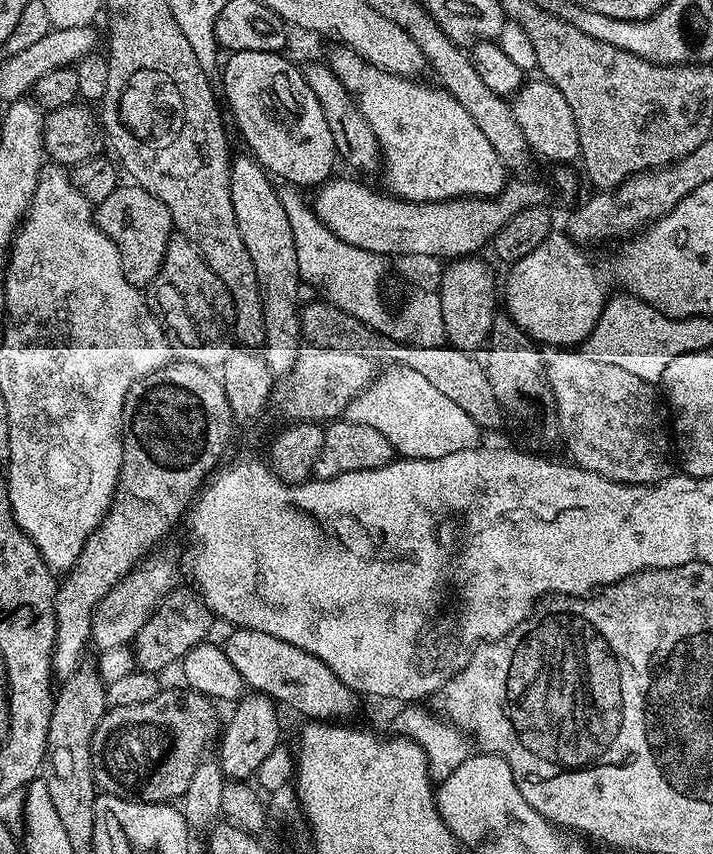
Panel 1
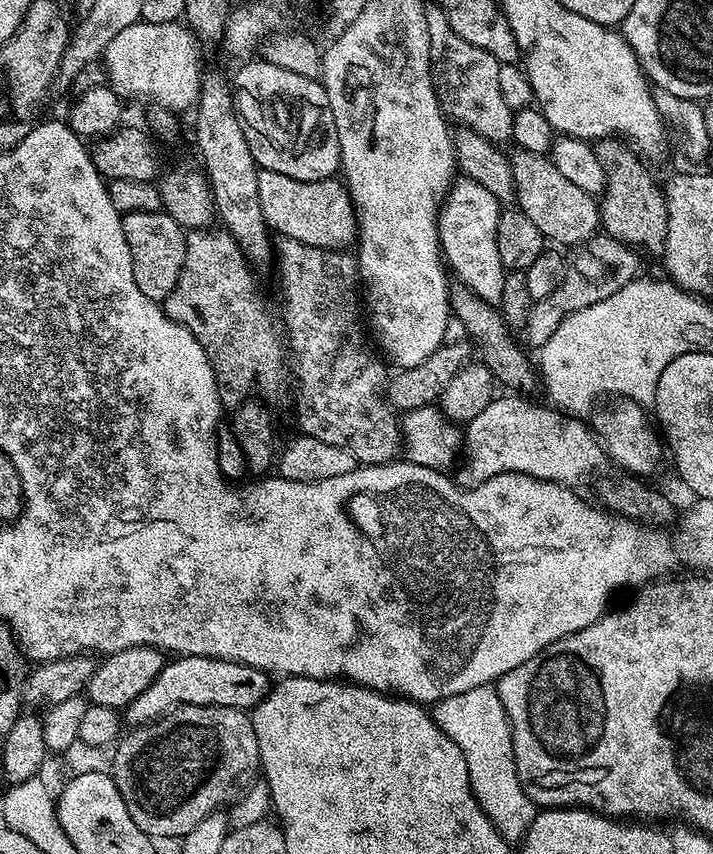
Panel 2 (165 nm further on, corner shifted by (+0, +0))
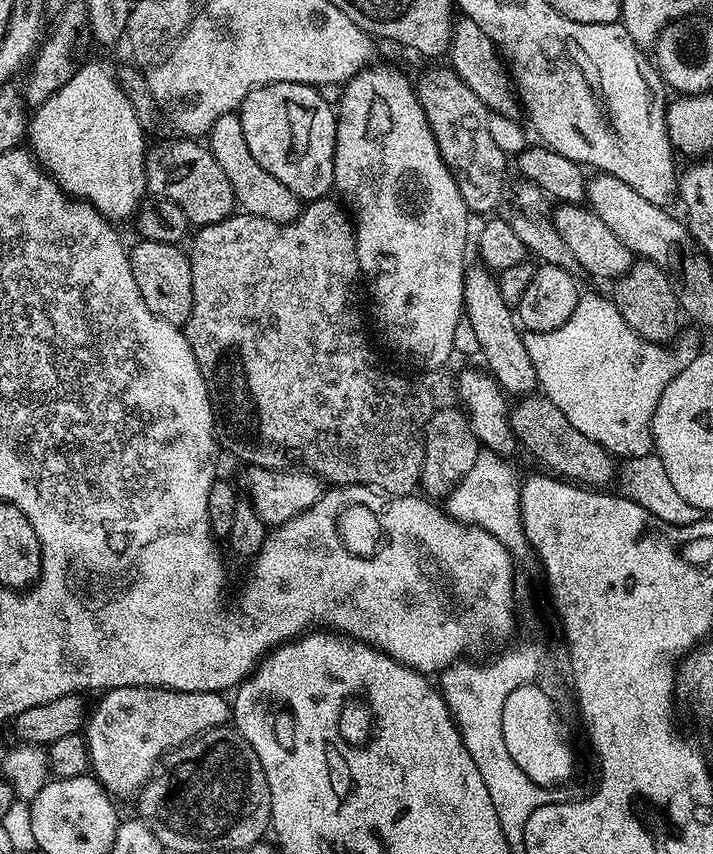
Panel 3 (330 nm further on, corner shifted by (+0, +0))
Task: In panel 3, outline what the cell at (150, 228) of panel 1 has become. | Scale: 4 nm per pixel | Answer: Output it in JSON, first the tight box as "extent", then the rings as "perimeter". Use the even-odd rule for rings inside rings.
{"extent":[128,238,194,326],"perimeter":[[[143,238],[137,241],[136,245],[131,245],[128,261],[134,274],[134,282],[138,282],[138,294],[142,294],[142,302],[146,302],[146,306],[150,306],[150,310],[158,318],[183,326],[190,318],[194,302],[189,253],[178,244],[154,242]]]}

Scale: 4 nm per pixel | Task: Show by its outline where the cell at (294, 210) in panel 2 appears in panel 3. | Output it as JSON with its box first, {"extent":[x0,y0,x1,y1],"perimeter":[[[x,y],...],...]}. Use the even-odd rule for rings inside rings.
{"extent":[206,112,302,224],"perimeter":[[[236,112],[222,114],[218,122],[208,132],[206,143],[212,149],[214,158],[218,158],[218,166],[222,166],[222,171],[226,173],[226,178],[230,178],[230,186],[234,186],[237,205],[247,215],[266,218],[270,222],[285,224],[291,220],[296,220],[302,211],[302,201],[300,197],[290,190],[290,186],[282,186],[274,174],[270,174],[250,154],[246,146],[246,134],[242,134],[242,122]]]}

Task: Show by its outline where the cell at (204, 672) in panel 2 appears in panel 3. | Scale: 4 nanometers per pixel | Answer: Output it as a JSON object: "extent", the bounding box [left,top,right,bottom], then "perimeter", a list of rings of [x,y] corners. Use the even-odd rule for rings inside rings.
{"extent":[82,686,232,798],"perimeter":[[[122,686],[121,688],[110,688],[103,693],[104,696],[96,705],[91,705],[90,711],[87,713],[86,719],[82,724],[82,735],[84,744],[88,748],[88,762],[90,765],[91,775],[96,777],[98,783],[108,792],[108,795],[113,798],[119,796],[135,797],[140,789],[144,787],[152,776],[152,771],[156,769],[156,765],[160,762],[160,757],[165,756],[171,748],[182,746],[186,741],[193,740],[199,733],[210,730],[211,728],[222,728],[229,723],[232,715],[232,705],[227,695],[219,692],[179,692],[178,690],[170,690],[169,688],[149,688],[148,686]]]}

